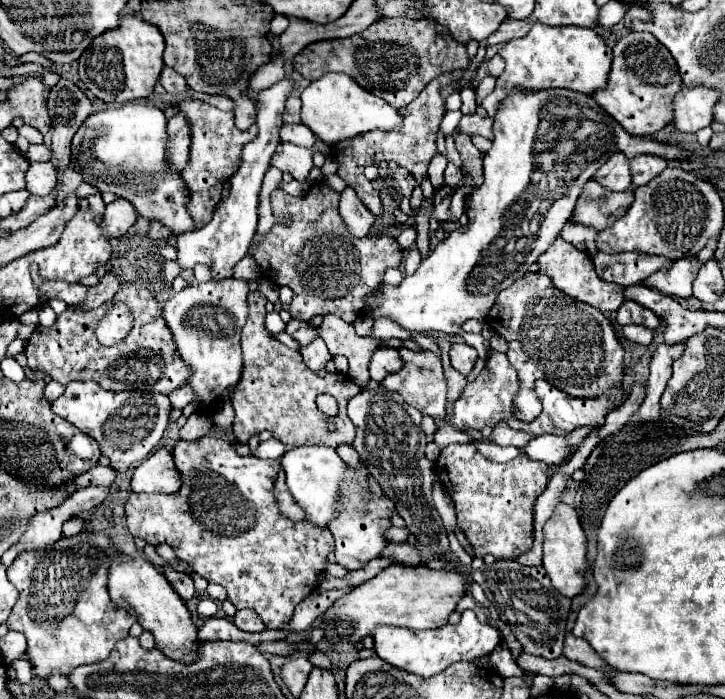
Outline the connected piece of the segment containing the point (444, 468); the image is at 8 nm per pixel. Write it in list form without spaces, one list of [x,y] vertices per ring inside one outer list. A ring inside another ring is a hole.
[[[450,444],[440,452],[440,458],[436,460],[436,472],[440,482],[444,484],[446,492],[452,496],[456,514],[458,514],[458,526],[466,534],[468,542],[474,546],[474,554],[478,558],[492,554],[494,558],[512,558],[518,554],[524,554],[532,548],[534,542],[534,502],[536,498],[546,490],[548,484],[548,464],[534,462],[528,456],[520,454],[514,460],[506,464],[498,464],[492,460],[486,460],[474,444]]]

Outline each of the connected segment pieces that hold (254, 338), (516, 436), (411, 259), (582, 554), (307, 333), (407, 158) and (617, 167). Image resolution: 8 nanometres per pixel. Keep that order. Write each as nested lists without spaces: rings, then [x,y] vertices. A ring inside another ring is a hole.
[[[250,292],[248,296],[248,306],[250,306],[250,316],[248,322],[242,330],[242,356],[244,356],[244,372],[242,372],[242,380],[238,382],[234,394],[232,394],[232,406],[236,410],[236,418],[232,424],[232,434],[238,442],[246,444],[250,436],[262,432],[262,430],[270,430],[274,434],[276,440],[284,442],[286,446],[294,448],[294,446],[306,446],[306,444],[322,444],[322,446],[330,446],[330,448],[338,448],[340,444],[352,444],[354,442],[354,426],[350,422],[350,418],[346,416],[346,404],[352,396],[356,396],[360,392],[360,386],[356,386],[346,374],[324,374],[320,376],[318,372],[308,370],[308,366],[302,360],[302,354],[298,350],[292,350],[284,344],[280,344],[272,334],[268,334],[266,326],[264,326],[264,318],[266,318],[266,298],[260,292]],[[318,394],[332,394],[338,400],[338,416],[336,418],[328,418],[326,414],[322,414],[316,408],[316,396]],[[334,422],[336,424],[336,432],[328,432],[328,424]]]
[[[502,422],[498,426],[498,430],[492,430],[492,434],[488,436],[488,440],[492,444],[498,444],[498,446],[516,446],[516,448],[522,448],[526,446],[526,442],[530,442],[534,436],[526,434],[526,432],[516,432],[512,430],[506,422]]]
[[[415,249],[411,252],[407,253],[405,258],[405,271],[407,275],[412,275],[419,267],[420,263],[422,261],[422,258],[420,256],[420,252]]]
[[[558,504],[554,508],[552,518],[544,526],[544,560],[542,560],[542,566],[546,568],[548,578],[552,580],[556,590],[568,598],[582,594],[582,590],[586,588],[586,580],[584,580],[584,572],[588,568],[586,544],[588,544],[588,540],[584,536],[584,530],[580,526],[576,510],[568,504]]]
[[[292,318],[288,324],[286,324],[286,334],[290,334],[300,348],[308,346],[308,342],[312,342],[316,338],[316,326],[312,326],[308,320],[298,320],[298,318]]]
[[[466,70],[462,80],[454,82],[454,76],[452,74],[444,74],[434,78],[426,90],[412,102],[408,104],[406,108],[400,110],[400,116],[404,118],[402,126],[396,128],[396,130],[370,130],[366,134],[360,134],[360,136],[354,136],[350,140],[344,140],[340,144],[334,146],[334,156],[340,164],[338,168],[338,176],[342,180],[346,180],[346,184],[350,188],[354,188],[358,192],[358,198],[366,204],[366,208],[374,214],[374,216],[380,216],[382,214],[382,202],[380,202],[380,194],[378,190],[372,186],[372,182],[364,176],[364,168],[370,166],[370,164],[376,164],[376,162],[398,162],[398,164],[414,164],[414,178],[418,184],[422,184],[422,180],[428,176],[428,164],[430,160],[438,154],[436,150],[436,132],[438,132],[438,126],[442,122],[442,116],[444,116],[444,100],[440,96],[440,84],[444,82],[444,86],[448,84],[456,84],[454,90],[458,92],[460,88],[468,86],[472,80],[474,80],[476,72],[474,70]]]
[[[612,154],[612,158],[596,172],[594,178],[608,190],[628,190],[632,186],[628,158],[624,154]]]

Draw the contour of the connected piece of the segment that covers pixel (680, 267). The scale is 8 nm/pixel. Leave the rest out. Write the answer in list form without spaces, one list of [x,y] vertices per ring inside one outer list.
[[[692,256],[692,258],[680,258],[674,260],[668,270],[658,270],[656,274],[646,278],[646,284],[678,298],[692,298],[692,282],[700,270],[702,262]]]

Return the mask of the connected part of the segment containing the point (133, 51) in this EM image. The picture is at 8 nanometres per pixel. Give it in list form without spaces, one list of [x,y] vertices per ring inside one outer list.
[[[124,16],[118,28],[106,30],[98,38],[94,38],[88,50],[84,50],[84,54],[78,60],[80,80],[96,98],[110,104],[112,102],[124,104],[148,98],[154,92],[154,86],[164,68],[162,52],[164,52],[164,38],[160,30],[156,30],[156,26],[136,16]]]

